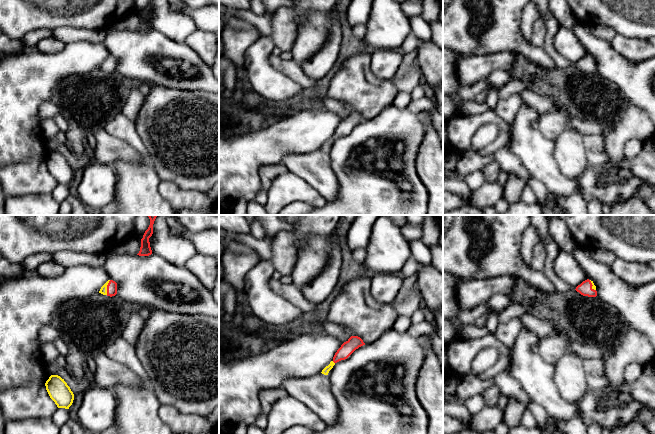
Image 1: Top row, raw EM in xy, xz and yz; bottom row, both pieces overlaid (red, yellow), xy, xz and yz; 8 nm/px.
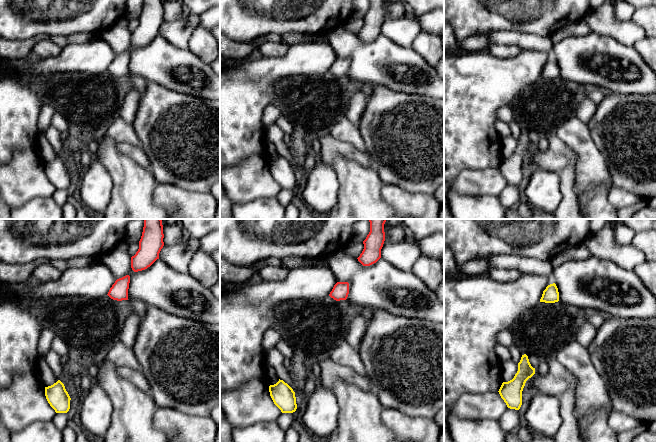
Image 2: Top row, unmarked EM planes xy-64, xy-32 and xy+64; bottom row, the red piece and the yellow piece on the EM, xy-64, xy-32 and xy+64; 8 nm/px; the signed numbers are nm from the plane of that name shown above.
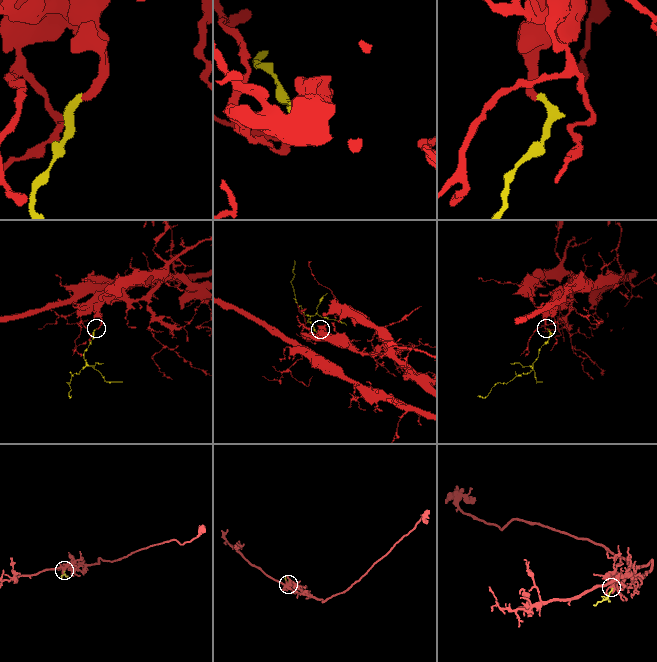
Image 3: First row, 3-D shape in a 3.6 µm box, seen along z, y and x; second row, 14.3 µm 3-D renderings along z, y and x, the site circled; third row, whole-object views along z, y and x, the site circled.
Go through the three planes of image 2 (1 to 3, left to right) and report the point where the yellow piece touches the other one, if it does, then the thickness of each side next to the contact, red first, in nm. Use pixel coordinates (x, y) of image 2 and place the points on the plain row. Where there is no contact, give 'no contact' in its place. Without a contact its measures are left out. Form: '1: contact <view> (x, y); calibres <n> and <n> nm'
1: no contact
2: no contact
3: no contact

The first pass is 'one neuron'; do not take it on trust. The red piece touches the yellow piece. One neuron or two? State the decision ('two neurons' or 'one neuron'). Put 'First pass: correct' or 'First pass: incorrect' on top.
First pass: correct
one neuron

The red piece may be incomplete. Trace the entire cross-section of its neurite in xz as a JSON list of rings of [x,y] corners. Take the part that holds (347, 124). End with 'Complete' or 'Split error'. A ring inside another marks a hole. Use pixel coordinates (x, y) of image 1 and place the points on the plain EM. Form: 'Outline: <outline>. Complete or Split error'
Outline: [[[351,112],[346,118],[344,118],[341,123],[335,129],[333,136],[330,138],[328,142],[326,142],[322,146],[322,150],[328,151],[329,147],[333,144],[333,142],[341,137],[347,135],[356,125],[365,121],[363,116],[358,112]]]. Split error

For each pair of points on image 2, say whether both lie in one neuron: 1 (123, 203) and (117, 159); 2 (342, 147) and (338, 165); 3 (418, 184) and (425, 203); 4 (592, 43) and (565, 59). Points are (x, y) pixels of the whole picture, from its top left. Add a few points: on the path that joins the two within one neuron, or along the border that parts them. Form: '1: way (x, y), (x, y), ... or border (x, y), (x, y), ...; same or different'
1: way (123, 192), (123, 170); same
2: border (330, 164), (337, 155), (341, 155), (362, 165); different
3: border (398, 186), (411, 192), (433, 195); different
4: way (585, 49), (572, 55); same

